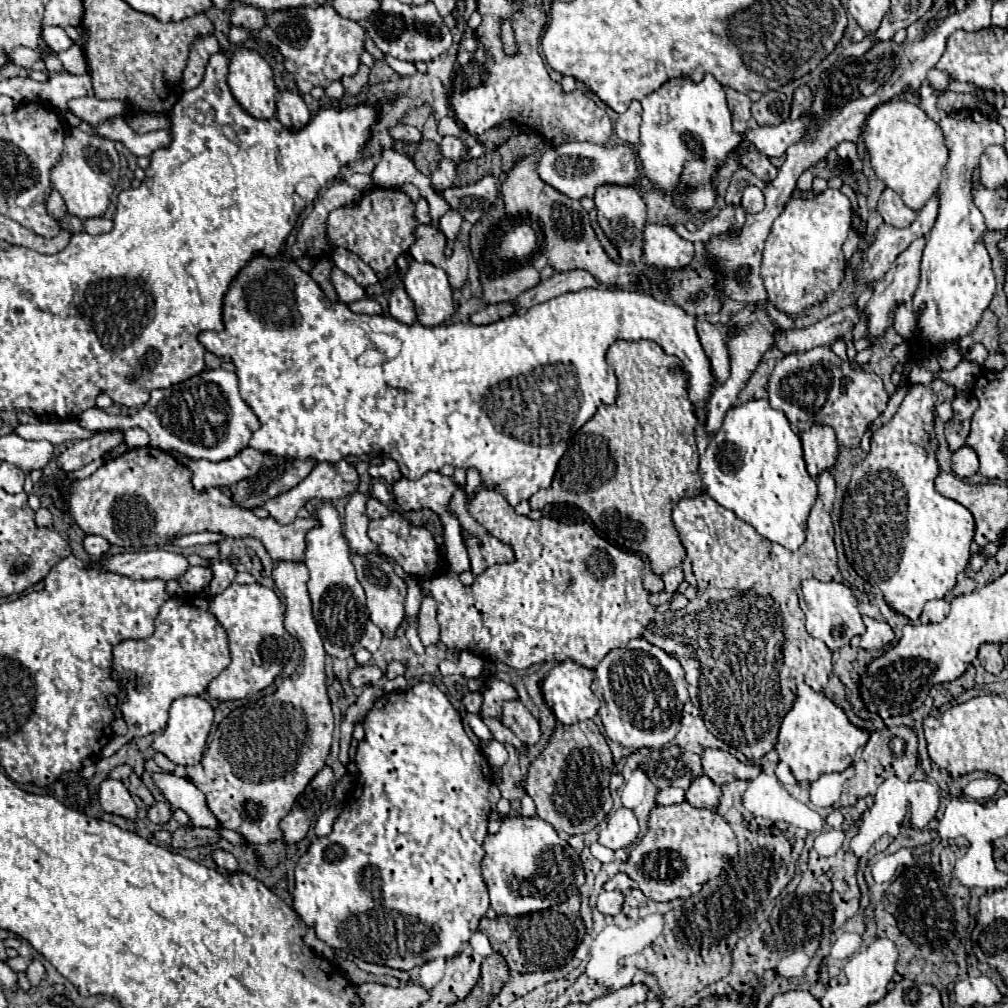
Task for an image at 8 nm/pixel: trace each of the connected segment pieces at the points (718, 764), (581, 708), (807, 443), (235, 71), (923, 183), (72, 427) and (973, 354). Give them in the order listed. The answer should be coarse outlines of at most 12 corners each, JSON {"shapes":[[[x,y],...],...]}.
{"shapes":[[[727,750],[703,752],[703,772],[715,782],[753,780],[759,764]],[[565,660],[543,680],[559,722],[597,714],[593,670]],[[825,426],[801,432],[807,472],[813,480],[835,466],[839,446]],[[247,48],[229,62],[227,84],[259,120],[275,116],[269,64]],[[917,104],[877,106],[871,166],[915,212],[937,194],[949,148]],[[39,422],[15,428],[25,440],[59,446],[97,432],[77,422]],[[975,344],[965,354],[967,360],[977,360],[983,364],[987,358],[987,348]]]}

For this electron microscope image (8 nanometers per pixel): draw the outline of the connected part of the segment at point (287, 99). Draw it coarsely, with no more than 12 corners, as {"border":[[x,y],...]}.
{"border":[[281,92],[277,120],[287,130],[301,130],[311,114],[299,94]]}

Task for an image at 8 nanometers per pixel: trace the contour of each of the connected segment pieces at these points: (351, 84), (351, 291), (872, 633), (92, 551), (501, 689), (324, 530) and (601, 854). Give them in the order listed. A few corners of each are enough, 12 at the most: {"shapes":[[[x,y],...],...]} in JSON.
{"shapes":[[[361,64],[357,76],[341,80],[347,94],[355,96],[367,86],[369,68]],[[333,268],[331,280],[341,302],[365,298],[365,288]],[[863,616],[863,650],[879,650],[895,640],[887,622]],[[85,536],[83,548],[89,556],[101,556],[109,542],[101,536]],[[489,678],[483,690],[483,716],[501,716],[501,706],[515,700],[513,686]],[[337,510],[305,536],[313,616],[333,658],[375,652]],[[591,844],[591,854],[603,864],[615,860],[615,852],[601,846]]]}

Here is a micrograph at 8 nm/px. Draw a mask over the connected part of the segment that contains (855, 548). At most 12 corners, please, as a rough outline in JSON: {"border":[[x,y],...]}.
{"border":[[907,396],[853,468],[849,564],[917,620],[971,558],[935,490],[935,400]]}

